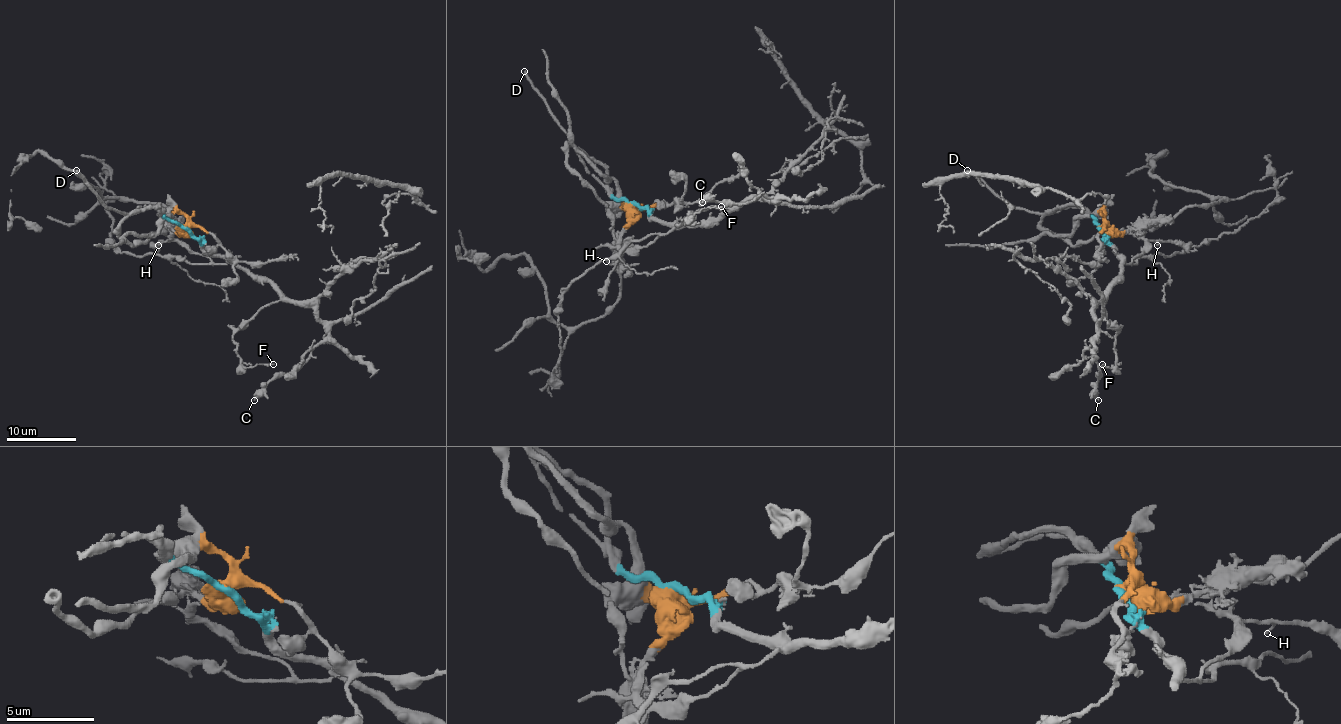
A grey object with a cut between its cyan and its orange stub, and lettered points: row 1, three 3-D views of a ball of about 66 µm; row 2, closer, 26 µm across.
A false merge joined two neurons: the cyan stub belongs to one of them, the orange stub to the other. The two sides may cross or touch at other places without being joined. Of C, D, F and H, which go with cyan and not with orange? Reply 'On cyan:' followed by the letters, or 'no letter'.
On cyan: C, D, F, H

